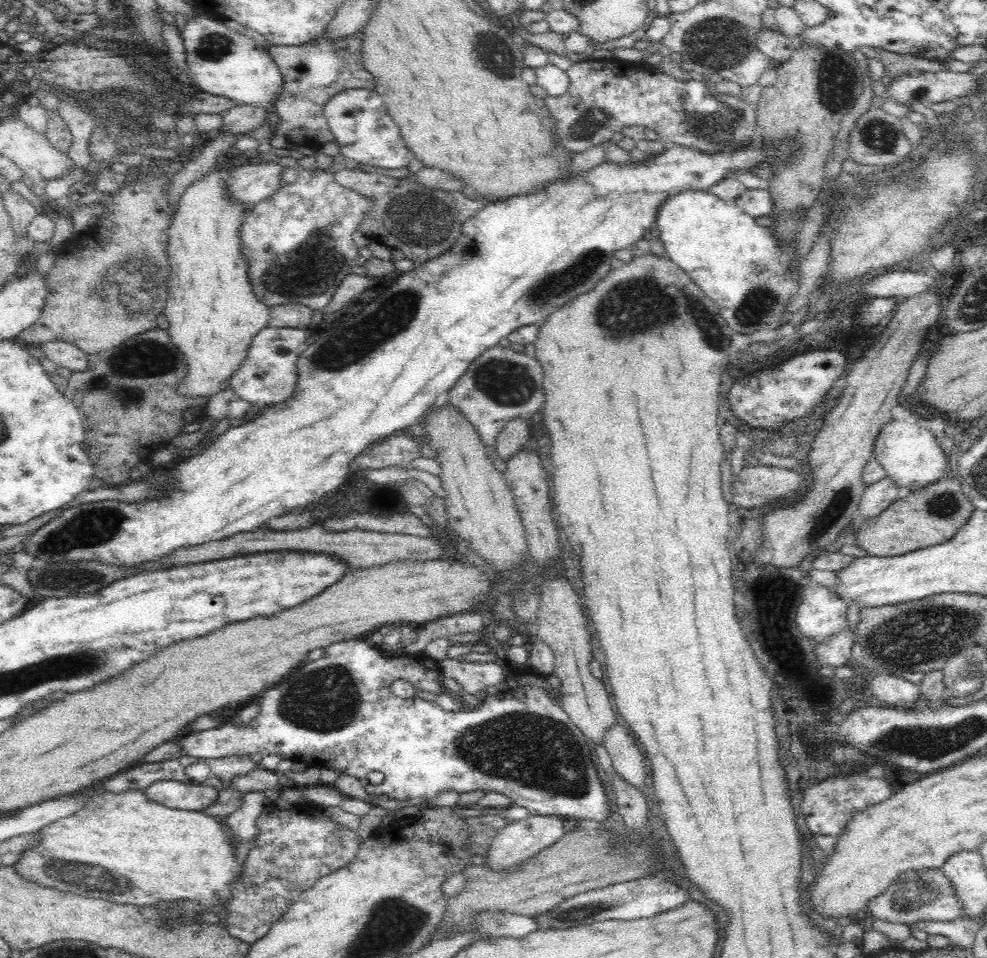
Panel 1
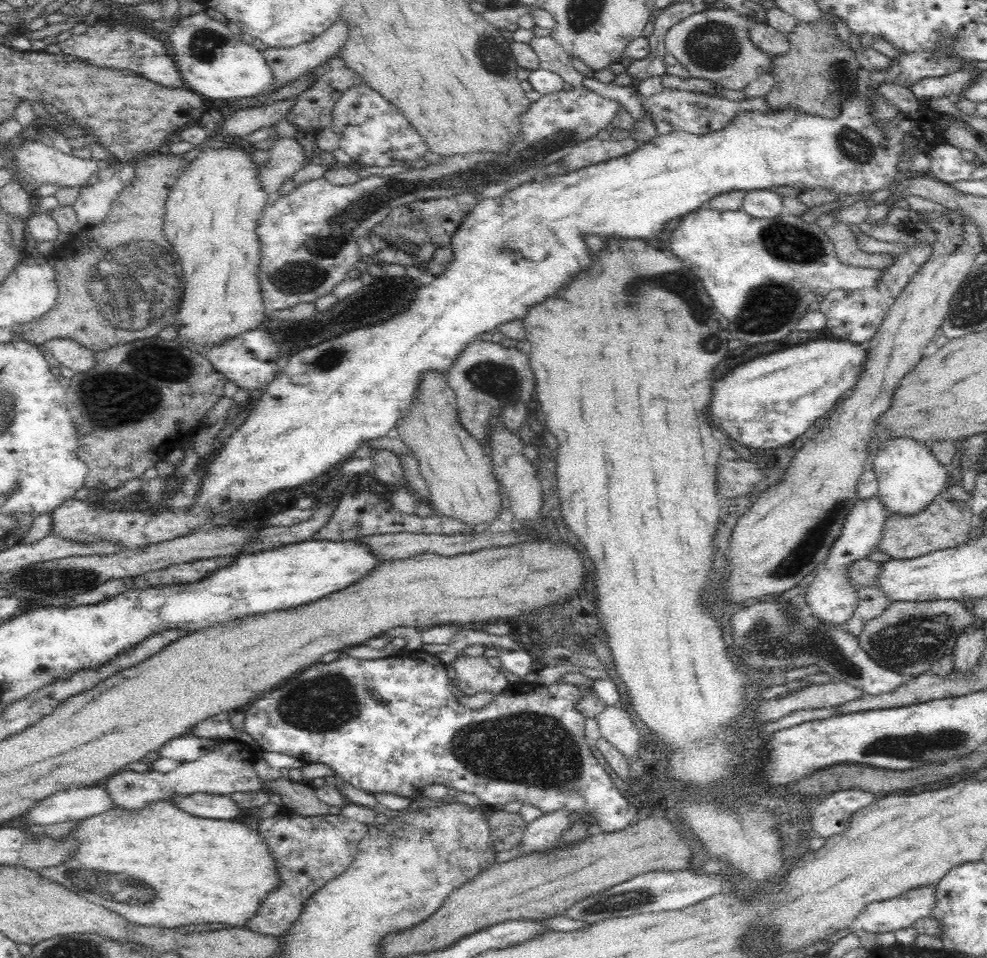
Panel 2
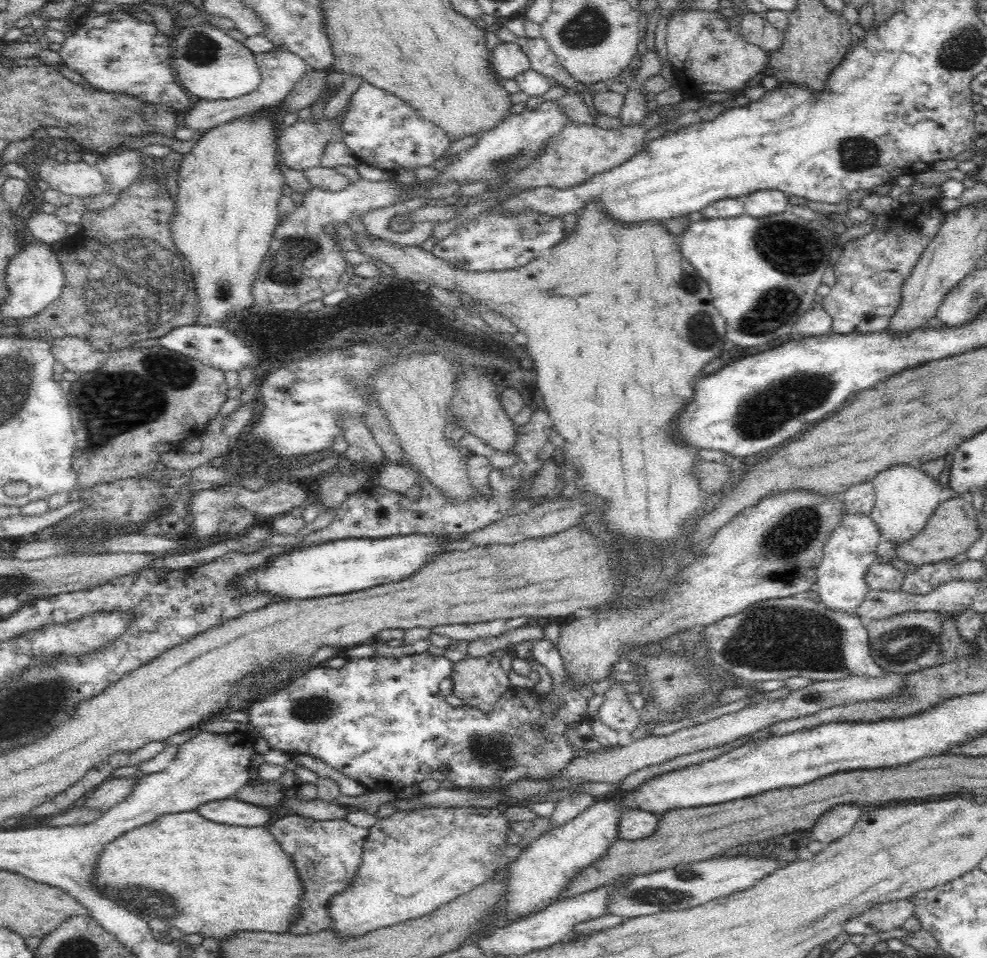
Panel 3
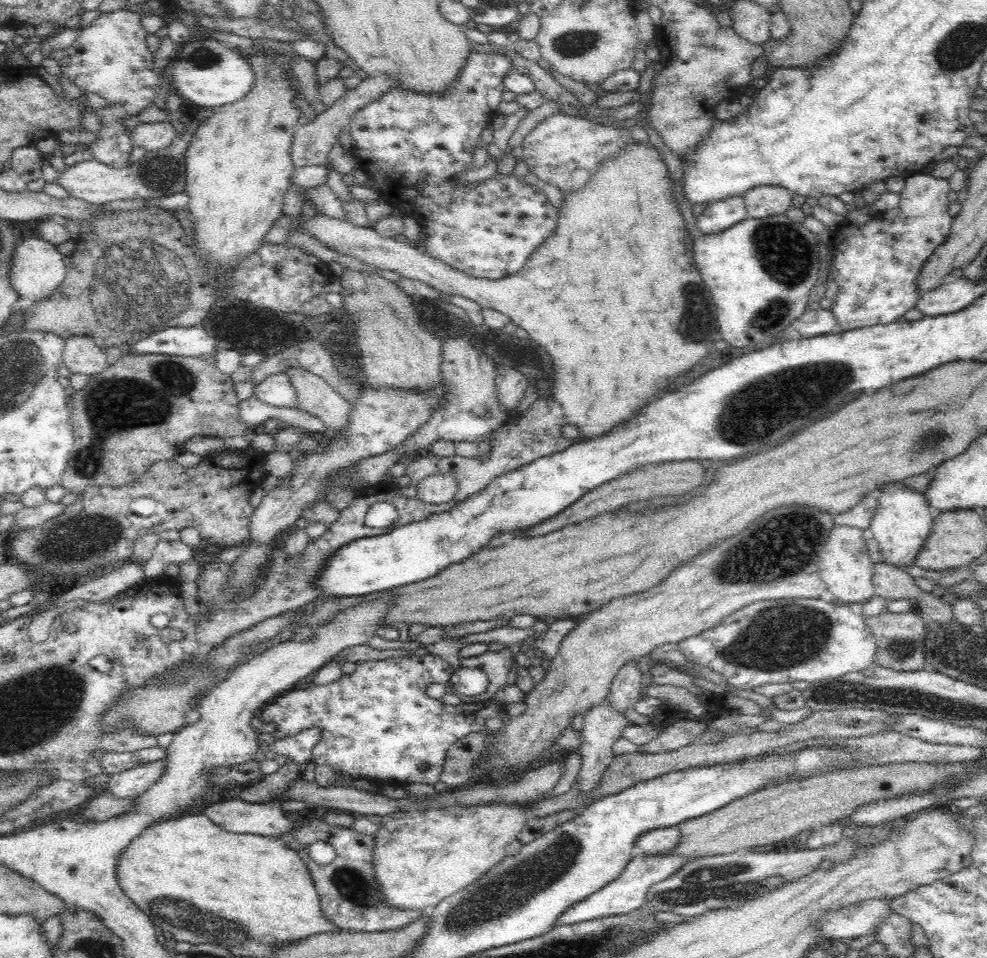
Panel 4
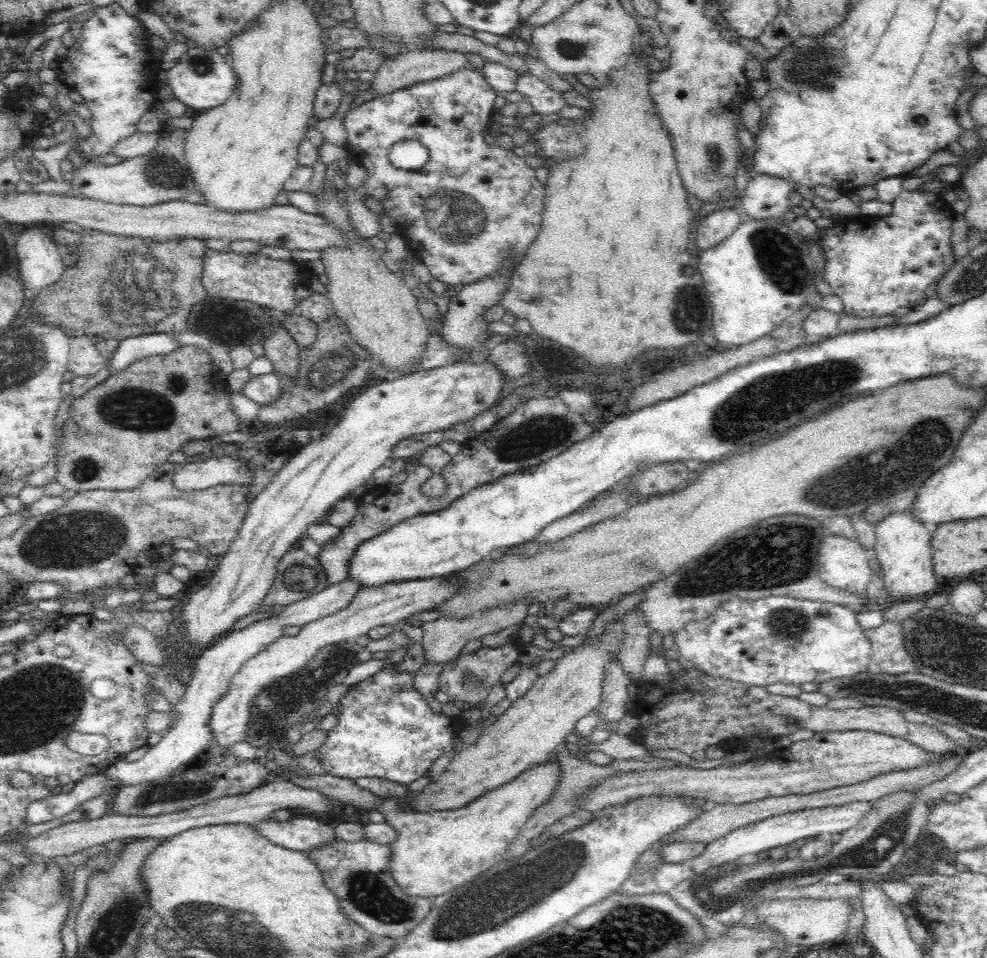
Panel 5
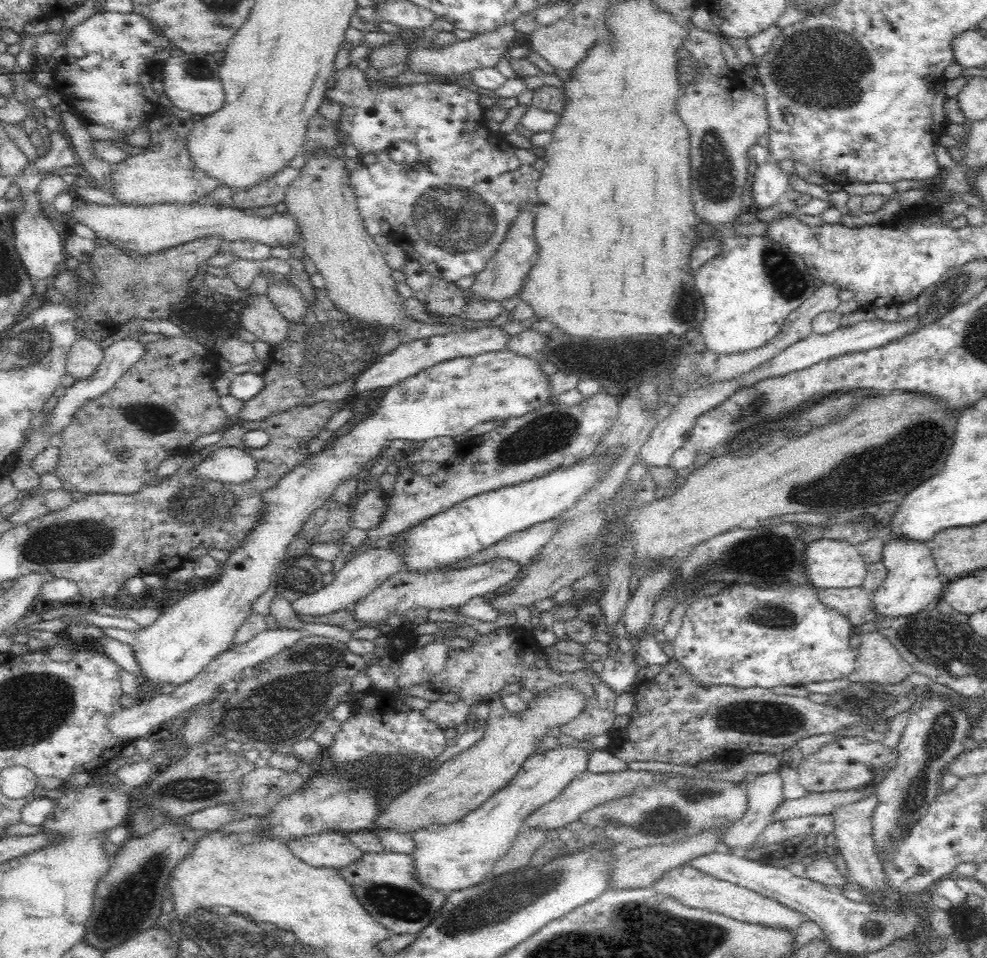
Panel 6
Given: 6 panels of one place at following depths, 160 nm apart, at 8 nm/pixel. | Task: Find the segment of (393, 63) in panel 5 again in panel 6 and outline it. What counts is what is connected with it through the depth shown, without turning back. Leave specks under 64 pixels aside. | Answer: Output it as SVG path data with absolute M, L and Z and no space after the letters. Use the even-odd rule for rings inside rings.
M500 26L500 30L494 30L492 33L477 35L470 40L458 40L453 44L441 48L415 48L407 55L404 60L408 65L408 71L419 74L450 75L461 76L464 73L472 73L480 68L496 67L504 51L510 48L514 36L516 36L515 27Z

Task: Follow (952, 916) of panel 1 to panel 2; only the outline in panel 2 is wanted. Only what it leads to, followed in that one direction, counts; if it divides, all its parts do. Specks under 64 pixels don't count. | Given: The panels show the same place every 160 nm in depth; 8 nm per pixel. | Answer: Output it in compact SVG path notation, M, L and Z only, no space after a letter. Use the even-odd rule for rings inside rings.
M936 884L910 888L894 898L870 902L858 914L858 922L868 932L894 932L924 917L932 917L937 903Z

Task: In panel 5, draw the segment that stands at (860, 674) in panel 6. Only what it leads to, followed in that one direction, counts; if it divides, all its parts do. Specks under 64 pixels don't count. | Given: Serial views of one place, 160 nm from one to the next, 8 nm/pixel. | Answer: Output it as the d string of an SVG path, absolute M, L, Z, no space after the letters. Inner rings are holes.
M886 620L884 624L865 631L872 648L868 672L898 675L917 670L914 659L906 649L900 621Z

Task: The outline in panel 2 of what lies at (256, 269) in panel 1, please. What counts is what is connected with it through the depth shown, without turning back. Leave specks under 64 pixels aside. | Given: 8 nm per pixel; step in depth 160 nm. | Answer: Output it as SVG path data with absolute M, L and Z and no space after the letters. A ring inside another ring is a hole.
M535 36L529 43L536 52L539 66L560 75L570 89L546 94L531 104L521 118L521 137L509 146L504 156L501 154L470 154L470 156L456 156L444 158L436 164L428 164L420 170L404 171L387 178L365 177L351 185L340 186L332 184L322 178L309 180L298 184L290 193L282 195L277 201L267 203L260 212L260 220L254 226L254 233L260 241L260 264L258 264L258 286L266 307L266 311L290 310L298 303L314 303L318 298L333 292L334 286L346 278L352 268L360 265L362 254L356 245L358 238L367 236L372 228L382 222L386 215L396 206L408 204L413 200L428 198L442 198L466 192L480 192L498 182L507 181L530 168L545 166L552 162L564 159L571 152L571 148L579 142L587 141L603 131L616 118L620 111L626 111L625 106L616 100L609 100L583 86L584 74L574 69L570 63L569 54L552 39L552 36Z

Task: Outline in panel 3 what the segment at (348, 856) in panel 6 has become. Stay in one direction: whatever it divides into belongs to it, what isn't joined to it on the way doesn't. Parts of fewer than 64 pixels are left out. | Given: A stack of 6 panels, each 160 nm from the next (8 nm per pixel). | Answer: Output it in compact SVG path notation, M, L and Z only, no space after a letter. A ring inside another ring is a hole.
M233 797L204 802L196 808L200 816L234 826L262 826L270 818L270 808L242 802Z

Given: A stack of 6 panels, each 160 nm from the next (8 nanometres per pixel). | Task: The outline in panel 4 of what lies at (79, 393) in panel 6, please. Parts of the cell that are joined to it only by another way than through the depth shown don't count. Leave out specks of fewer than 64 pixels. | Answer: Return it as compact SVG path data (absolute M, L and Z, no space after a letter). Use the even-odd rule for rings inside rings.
M174 326L168 330L160 330L158 334L151 334L146 338L132 344L132 353L138 354L172 354L172 356L214 356L217 350L224 346L218 346L216 338L208 334L204 326Z

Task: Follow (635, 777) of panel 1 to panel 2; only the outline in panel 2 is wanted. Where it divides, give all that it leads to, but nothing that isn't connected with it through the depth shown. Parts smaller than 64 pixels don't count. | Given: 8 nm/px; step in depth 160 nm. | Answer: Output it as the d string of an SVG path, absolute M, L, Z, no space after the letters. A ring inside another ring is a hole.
M608 705L598 716L601 736L624 756L630 765L640 758L641 730L632 723L626 710Z

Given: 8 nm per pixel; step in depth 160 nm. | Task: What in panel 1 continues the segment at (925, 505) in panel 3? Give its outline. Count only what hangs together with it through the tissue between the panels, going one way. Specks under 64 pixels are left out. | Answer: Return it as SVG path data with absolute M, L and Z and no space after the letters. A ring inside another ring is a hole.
M890 418L878 432L874 438L873 456L883 464L886 474L895 480L904 493L948 475L948 458L930 429L922 427L920 423Z

